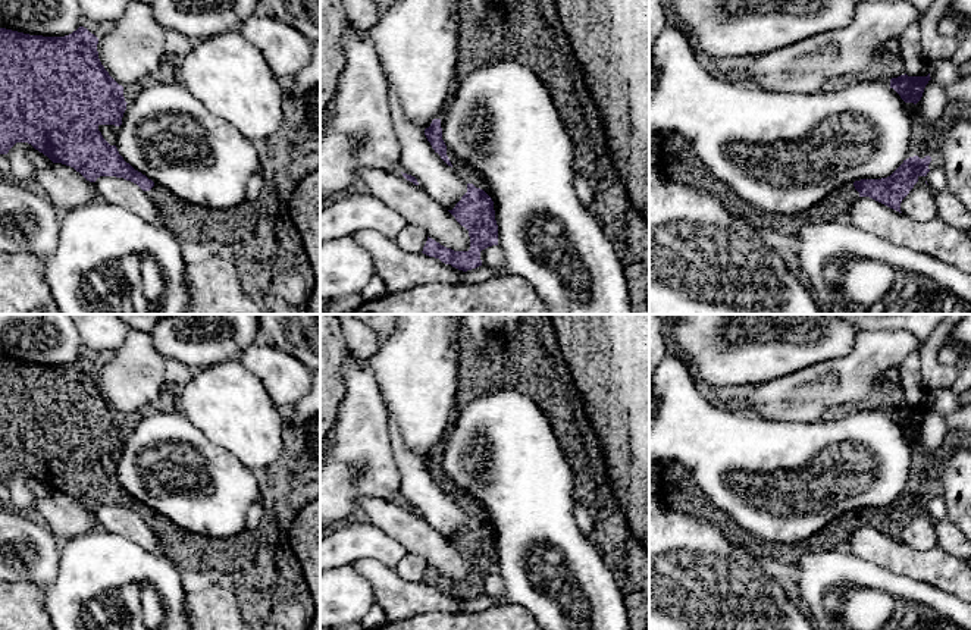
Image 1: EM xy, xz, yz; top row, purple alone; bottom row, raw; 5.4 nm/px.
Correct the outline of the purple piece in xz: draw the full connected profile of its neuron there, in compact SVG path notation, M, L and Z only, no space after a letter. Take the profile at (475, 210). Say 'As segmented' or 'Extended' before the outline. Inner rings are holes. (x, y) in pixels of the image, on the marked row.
Extended. M433 119L425 129L425 135L435 153L467 184L467 192L448 211L469 231L470 250L454 251L427 236L422 253L463 272L476 269L482 266L480 251L498 245L498 225L489 187L474 169L447 148L442 140L441 119Z

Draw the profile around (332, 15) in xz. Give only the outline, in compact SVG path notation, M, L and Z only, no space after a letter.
M320 0L320 113L333 100L345 68L342 0Z

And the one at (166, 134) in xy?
M172 78L148 81L126 104L115 145L126 163L154 184L188 203L217 210L242 203L250 178L260 170L260 145L210 113Z

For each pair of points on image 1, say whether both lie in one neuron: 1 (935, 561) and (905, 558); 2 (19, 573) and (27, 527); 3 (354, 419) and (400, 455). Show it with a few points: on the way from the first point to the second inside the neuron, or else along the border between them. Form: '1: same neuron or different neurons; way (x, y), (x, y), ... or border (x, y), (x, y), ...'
1: same neuron; way (927, 561), (912, 561)
2: same neuron; way (31, 563), (33, 539)
3: different neurons; border (387, 414), (388, 442), (400, 482)

